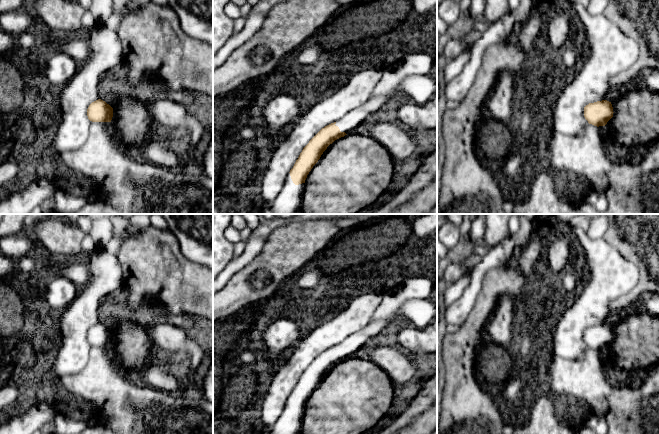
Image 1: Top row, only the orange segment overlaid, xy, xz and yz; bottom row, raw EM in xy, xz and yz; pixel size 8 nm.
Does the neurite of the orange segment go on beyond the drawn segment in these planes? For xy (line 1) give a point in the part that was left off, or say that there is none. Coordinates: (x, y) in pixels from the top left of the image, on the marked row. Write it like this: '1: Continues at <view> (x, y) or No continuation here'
1: No continuation here

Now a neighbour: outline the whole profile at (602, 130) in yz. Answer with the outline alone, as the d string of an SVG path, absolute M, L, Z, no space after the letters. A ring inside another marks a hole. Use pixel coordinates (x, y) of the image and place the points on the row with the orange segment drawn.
M599 126L598 127L598 133L601 136L603 143L607 147L610 147L610 145L609 145L608 129L606 128L606 126Z

